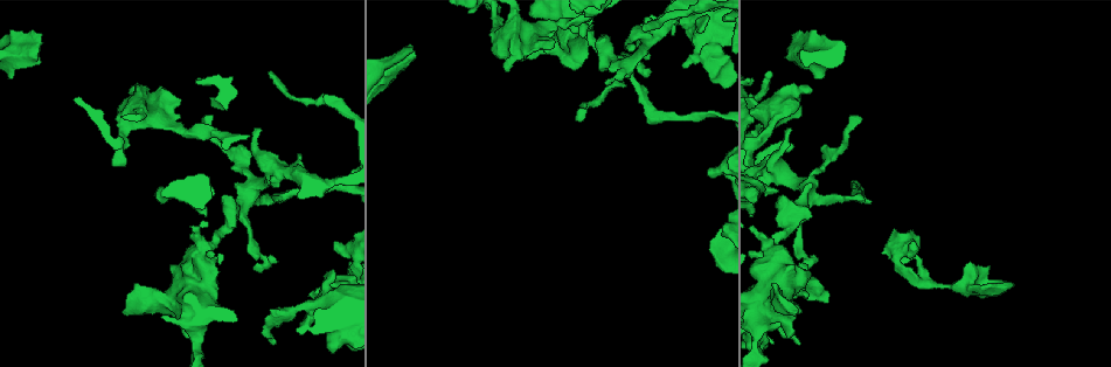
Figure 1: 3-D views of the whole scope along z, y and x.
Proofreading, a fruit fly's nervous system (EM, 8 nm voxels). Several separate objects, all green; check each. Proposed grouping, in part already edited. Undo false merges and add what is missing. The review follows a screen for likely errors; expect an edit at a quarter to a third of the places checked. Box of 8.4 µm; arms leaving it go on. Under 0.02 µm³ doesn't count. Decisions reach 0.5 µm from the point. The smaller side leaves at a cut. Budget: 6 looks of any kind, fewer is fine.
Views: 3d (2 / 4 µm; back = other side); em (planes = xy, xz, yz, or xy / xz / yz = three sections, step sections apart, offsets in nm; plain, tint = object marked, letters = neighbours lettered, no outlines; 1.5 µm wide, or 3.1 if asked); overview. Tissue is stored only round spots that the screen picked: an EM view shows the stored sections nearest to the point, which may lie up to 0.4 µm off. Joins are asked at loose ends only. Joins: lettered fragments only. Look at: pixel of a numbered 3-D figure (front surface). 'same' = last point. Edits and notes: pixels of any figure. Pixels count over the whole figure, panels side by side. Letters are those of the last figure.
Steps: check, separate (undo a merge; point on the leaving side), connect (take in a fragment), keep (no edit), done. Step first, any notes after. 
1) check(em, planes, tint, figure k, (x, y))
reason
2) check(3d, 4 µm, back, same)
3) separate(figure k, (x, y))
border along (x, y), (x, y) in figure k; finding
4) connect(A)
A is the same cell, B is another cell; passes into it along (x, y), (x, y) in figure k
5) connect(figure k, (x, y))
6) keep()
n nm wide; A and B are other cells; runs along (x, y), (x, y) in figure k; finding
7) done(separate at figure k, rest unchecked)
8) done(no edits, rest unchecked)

check(3d, 4 µm, figure 1, (126, 310))
free end

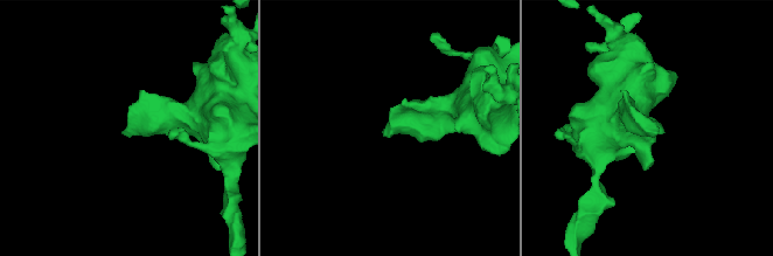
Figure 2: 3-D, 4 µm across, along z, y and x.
check(em, planes, letters, figure 2, (128, 130))
need the tissue

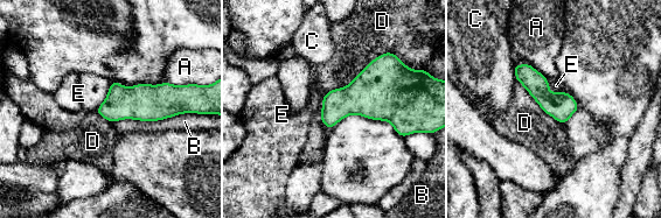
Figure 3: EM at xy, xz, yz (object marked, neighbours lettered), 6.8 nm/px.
keep()
190 nm wide; A, B, C, D and E are other cells; border along (545, 77), (550, 92), (571, 96) in figure 3; no lettered fragment goes on from it

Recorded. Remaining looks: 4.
check(em, xz, step 8, tint, figure 1, (207, 243))
sudden change in width

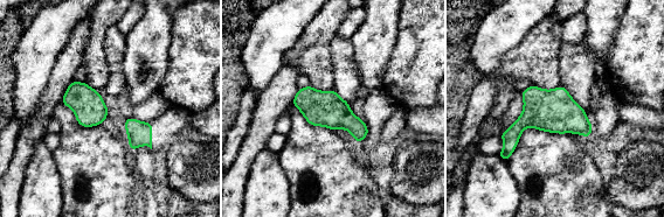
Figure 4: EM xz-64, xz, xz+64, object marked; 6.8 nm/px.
check(em, xz, step 8, letters, same)
what lies round it

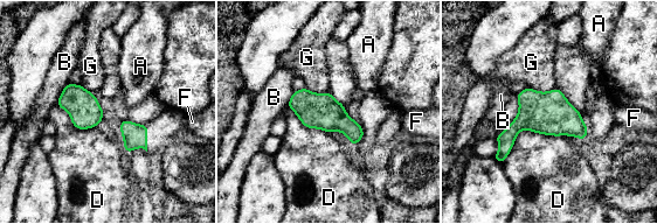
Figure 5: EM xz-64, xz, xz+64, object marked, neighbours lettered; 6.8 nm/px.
keep()
220 nm wide; A, B, D, F and G are other cells; one cell here

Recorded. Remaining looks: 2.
check(em, yz, step 8, letters, figure 1, (792, 36))
branch stops here

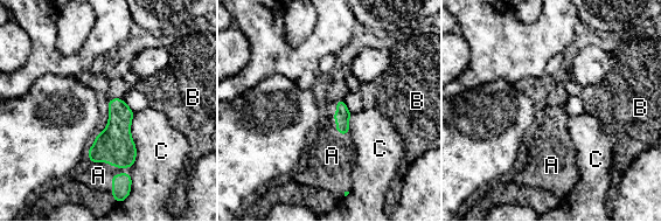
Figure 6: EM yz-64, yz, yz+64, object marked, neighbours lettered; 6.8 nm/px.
connect(A)
C touches over 380 nm; A is the same cell, B and C are other cells; the cell continues

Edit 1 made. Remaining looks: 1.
done(connect at figure 6, rest unchecked)

